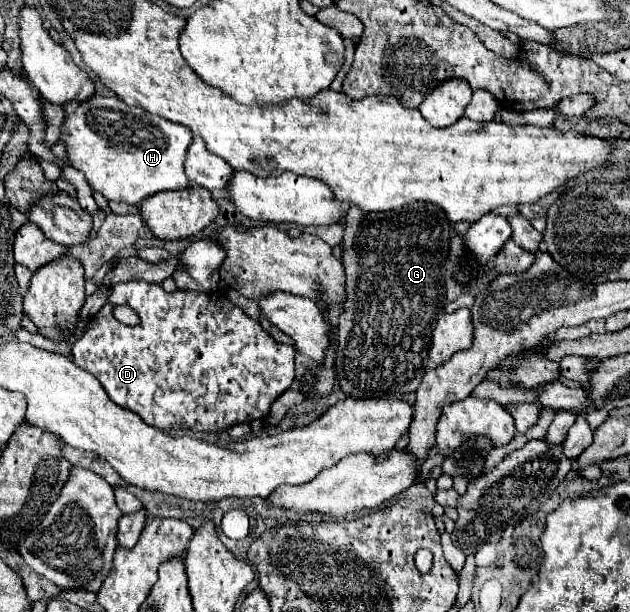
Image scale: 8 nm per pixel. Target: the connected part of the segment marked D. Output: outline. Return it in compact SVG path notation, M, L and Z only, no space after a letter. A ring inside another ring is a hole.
M122 282L110 288L110 296L108 302L90 318L88 330L86 334L74 342L72 346L72 360L86 372L90 372L92 376L96 376L100 380L100 384L104 386L106 394L112 398L112 402L116 402L118 406L124 406L126 410L136 412L140 418L144 418L146 424L160 428L164 432L170 430L192 430L192 432L226 432L228 428L236 426L236 424L244 424L244 422L252 422L252 420L260 420L266 418L270 414L270 406L278 400L278 396L282 392L286 392L292 382L294 382L294 348L286 346L286 344L278 344L274 342L272 336L268 336L258 320L248 318L238 306L234 306L224 292L212 292L212 294L198 294L198 292L184 292L184 290L176 290L176 292L164 292L164 288L160 284L148 284L148 282ZM124 304L124 306L132 306L132 310L138 312L140 316L140 324L138 326L126 326L122 322L118 322L112 314L114 306Z

